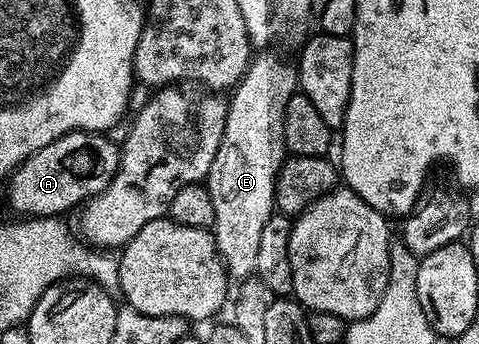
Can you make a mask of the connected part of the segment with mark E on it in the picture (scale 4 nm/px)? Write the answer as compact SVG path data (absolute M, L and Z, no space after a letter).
M279 52L256 53L238 86L230 91L225 132L205 179L213 199L217 252L235 280L255 274L257 240L261 240L265 220L276 213L275 180L288 153L283 142L283 117L285 104L299 90L299 71L294 61L283 62L282 56L275 53Z

